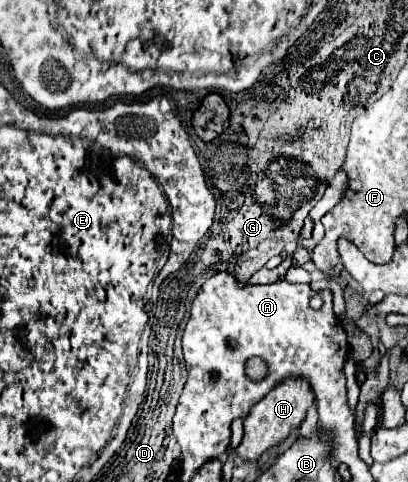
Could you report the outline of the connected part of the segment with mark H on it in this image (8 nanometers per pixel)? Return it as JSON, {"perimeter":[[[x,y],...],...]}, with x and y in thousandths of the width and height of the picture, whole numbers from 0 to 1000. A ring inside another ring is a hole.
{"perimeter":[[[723,784],[694,788],[645,830],[635,830],[615,846],[610,863],[600,867],[600,905],[596,905],[591,921],[576,929],[576,942],[600,959],[635,954],[635,946],[654,929],[679,925],[694,909],[703,909],[713,900],[713,892],[733,888],[733,880],[748,871],[752,851],[767,842],[767,834],[772,834],[772,822],[748,788],[723,788]]]}

